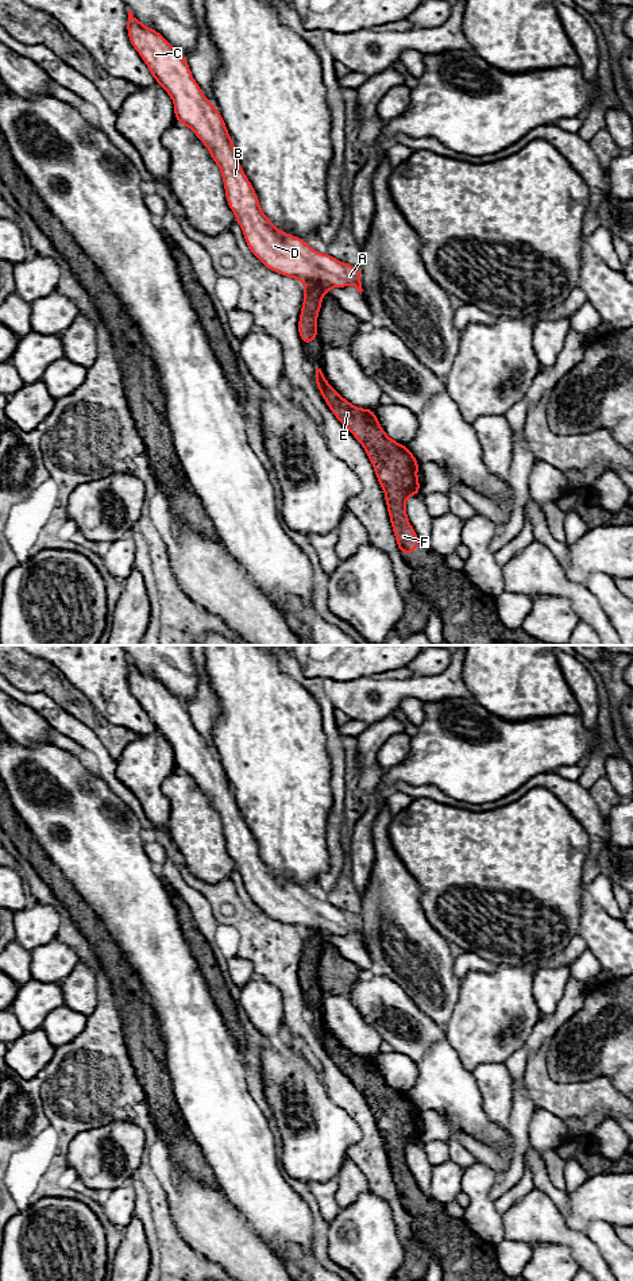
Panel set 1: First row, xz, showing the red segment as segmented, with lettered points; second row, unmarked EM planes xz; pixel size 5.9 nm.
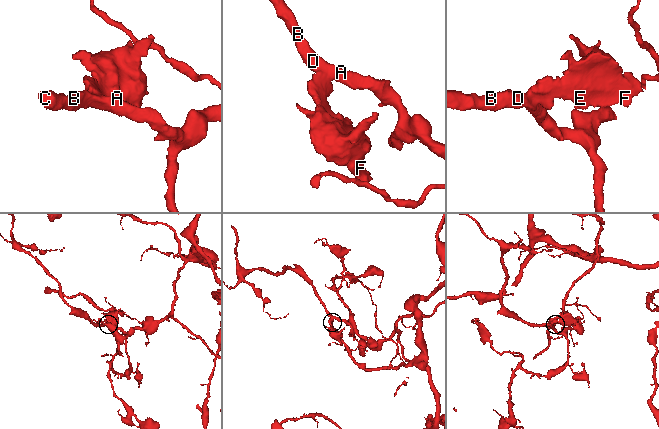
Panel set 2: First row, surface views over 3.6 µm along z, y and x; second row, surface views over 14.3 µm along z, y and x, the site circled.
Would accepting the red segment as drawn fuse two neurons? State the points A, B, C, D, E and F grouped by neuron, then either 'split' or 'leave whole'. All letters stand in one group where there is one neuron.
A B C D / E F; split

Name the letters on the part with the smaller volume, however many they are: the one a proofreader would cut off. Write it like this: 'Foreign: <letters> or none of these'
Foreign: E, F

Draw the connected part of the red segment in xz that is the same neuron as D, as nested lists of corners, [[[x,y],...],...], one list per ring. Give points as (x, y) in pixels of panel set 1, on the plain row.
[[[128,657],[127,679],[155,729],[174,751],[177,769],[189,775],[217,811],[229,856],[242,875],[247,895],[269,918],[316,933],[325,941],[354,933],[362,942],[360,918],[314,899],[305,888],[275,876],[262,860],[259,846],[240,815],[233,790],[215,753],[204,744],[177,697]]]

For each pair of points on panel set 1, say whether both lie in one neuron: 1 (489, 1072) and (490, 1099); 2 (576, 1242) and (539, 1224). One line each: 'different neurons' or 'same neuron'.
1: same neuron
2: same neuron

